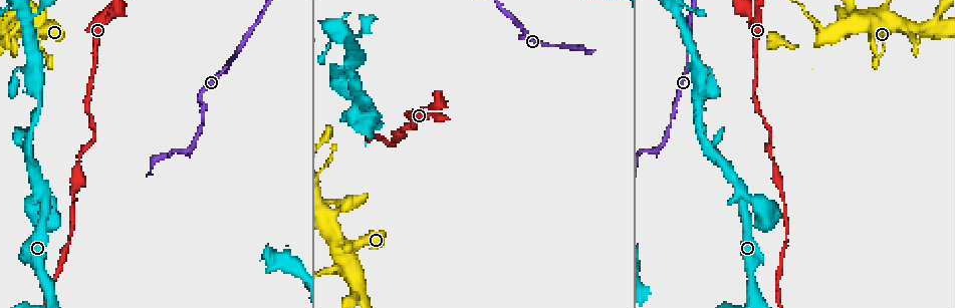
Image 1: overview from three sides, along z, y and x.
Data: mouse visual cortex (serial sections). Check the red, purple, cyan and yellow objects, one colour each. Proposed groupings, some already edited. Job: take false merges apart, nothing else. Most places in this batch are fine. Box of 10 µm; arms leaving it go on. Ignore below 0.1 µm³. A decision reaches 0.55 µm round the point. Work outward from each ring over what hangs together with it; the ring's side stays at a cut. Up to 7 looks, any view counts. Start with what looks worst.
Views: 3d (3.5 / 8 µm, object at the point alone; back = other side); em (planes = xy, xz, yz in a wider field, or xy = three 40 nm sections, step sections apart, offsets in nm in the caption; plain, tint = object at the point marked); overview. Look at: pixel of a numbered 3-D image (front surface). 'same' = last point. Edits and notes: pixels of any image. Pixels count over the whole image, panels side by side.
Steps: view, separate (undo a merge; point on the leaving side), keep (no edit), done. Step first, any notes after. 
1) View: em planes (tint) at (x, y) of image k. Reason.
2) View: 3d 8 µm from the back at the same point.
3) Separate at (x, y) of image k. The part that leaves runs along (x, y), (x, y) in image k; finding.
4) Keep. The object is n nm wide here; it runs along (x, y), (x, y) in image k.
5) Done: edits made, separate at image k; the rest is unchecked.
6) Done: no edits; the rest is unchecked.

View: em xy step 5 (tint) at (341, 252) of image 1. Small branch off a trunk.

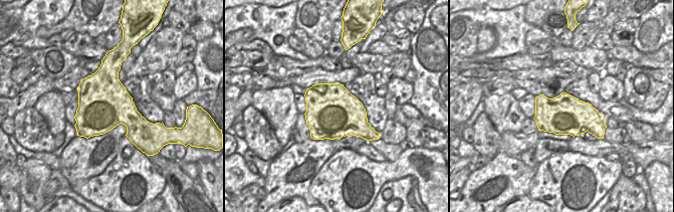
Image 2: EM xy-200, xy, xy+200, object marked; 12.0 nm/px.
View: 3d 3.5 µm at the same point. See where the arms go.

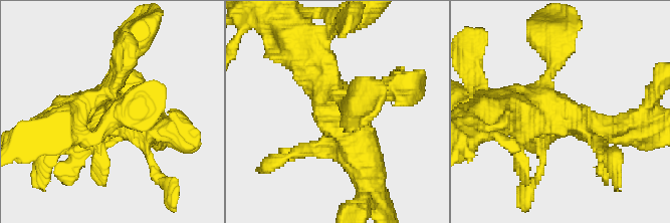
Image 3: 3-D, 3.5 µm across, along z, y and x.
Keep. It runs along (399, 87), (343, 108), (306, 59) in image 3; one cell here.

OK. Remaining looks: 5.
View: 3d 3.5 µm at (742, 190) of image 1. Branch point.

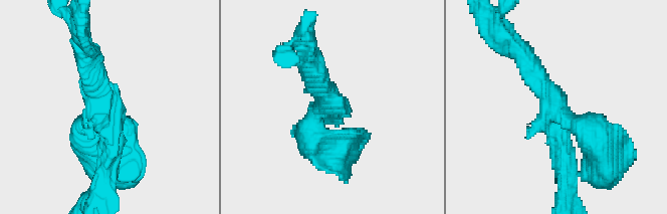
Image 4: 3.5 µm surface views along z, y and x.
Keep. It runs along (569, 174), (553, 102), (522, 53) in image 4; one cell here.

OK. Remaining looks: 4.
View: 3d 3.5 µm at (26, 22) of image 1. Abrupt turn.

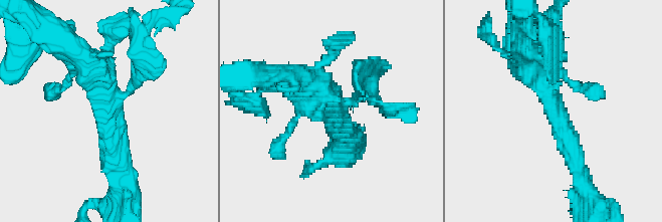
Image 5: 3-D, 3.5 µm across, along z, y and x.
View: em xy step 1 (tint) at (332, 110) of image 5. 3 arms meet here; the arms are 250, 350, 350 nm wide.

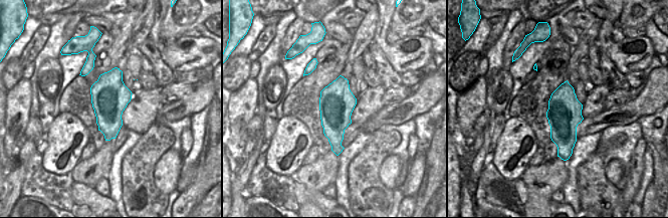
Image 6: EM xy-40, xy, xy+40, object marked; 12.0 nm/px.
Keep. It runs along (122, 167), (106, 83), (78, 67) in image 5; continuous, no second cell.

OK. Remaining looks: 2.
Done: no edits; the rest is unchecked.

